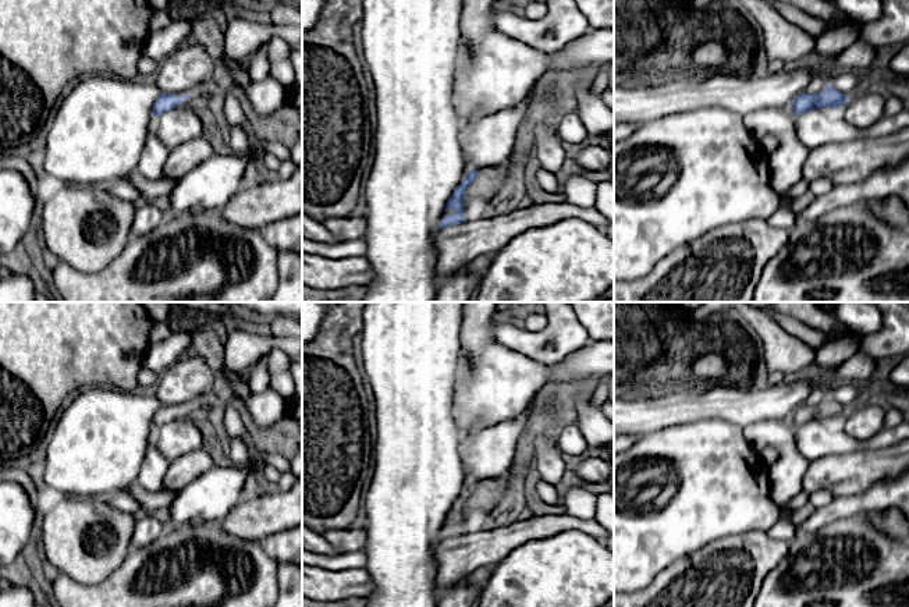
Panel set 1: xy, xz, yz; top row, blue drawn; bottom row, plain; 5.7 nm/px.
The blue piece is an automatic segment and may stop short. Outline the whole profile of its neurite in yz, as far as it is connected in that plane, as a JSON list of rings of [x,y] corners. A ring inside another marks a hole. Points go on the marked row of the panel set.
[[[827,84],[823,92],[813,95],[800,93],[792,102],[792,110],[795,116],[803,114],[813,109],[832,107],[841,109],[849,97],[841,90],[835,89],[831,84]]]

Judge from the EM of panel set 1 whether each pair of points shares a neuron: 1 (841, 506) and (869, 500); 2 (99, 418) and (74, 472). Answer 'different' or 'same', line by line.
1: same
2: same

